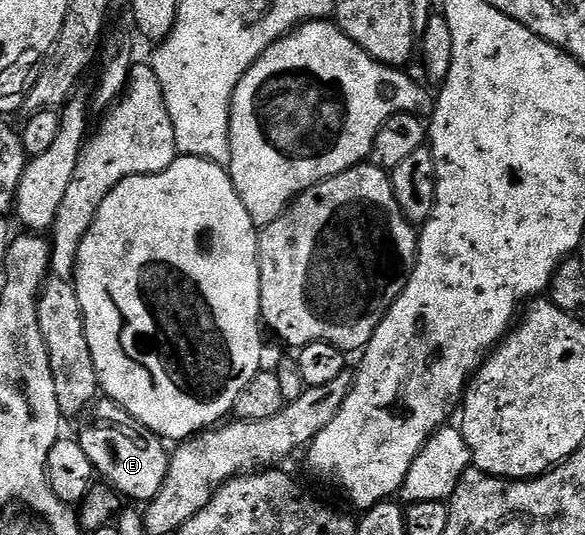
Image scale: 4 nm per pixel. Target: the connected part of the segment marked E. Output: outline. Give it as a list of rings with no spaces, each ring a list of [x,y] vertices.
[[[100,399],[91,406],[93,425],[88,425],[78,434],[78,440],[82,451],[86,451],[86,455],[90,459],[93,470],[97,474],[100,473],[105,477],[107,484],[115,489],[121,498],[127,499],[129,502],[147,503],[158,495],[158,491],[162,491],[162,487],[166,483],[168,475],[168,463],[170,460],[170,449],[162,438],[154,431],[150,431],[142,423],[138,423],[138,419],[131,417],[121,405],[117,405],[114,401]]]

